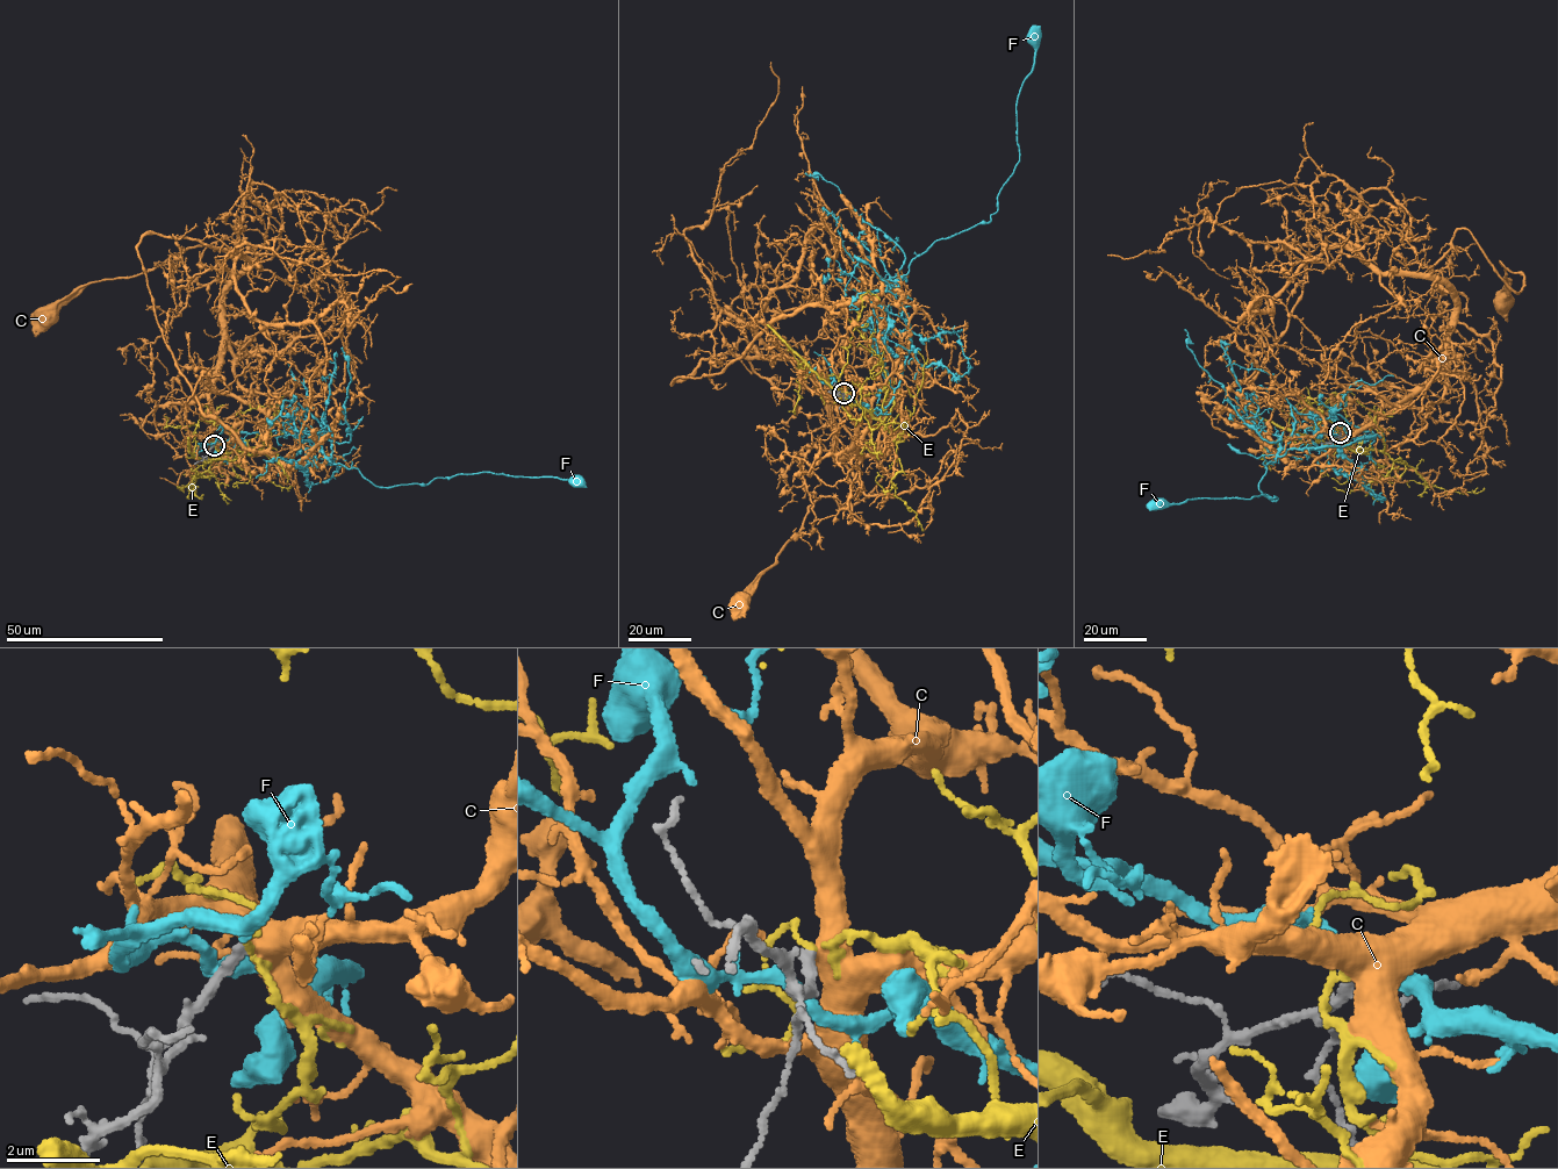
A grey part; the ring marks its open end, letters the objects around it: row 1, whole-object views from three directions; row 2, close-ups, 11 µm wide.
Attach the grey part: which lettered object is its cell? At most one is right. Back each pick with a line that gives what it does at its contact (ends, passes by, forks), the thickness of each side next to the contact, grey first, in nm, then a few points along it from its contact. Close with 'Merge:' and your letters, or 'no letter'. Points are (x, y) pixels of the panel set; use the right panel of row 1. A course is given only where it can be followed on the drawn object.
C: It passes by. Thickness 220 nm (grey) against 480 nm. Its course: (1340, 432), (1440, 372), (1455, 301), (1431, 267), (1454, 232), (1519, 293), (1523, 275), (1500, 260), (1506, 301)
Merge: C

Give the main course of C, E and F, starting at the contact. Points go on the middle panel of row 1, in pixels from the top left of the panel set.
C: (844, 394), (859, 459), (832, 456), (832, 404), (882, 477), (848, 507), (809, 506), (742, 603)
E: (844, 393), (851, 393), (855, 403), (804, 364), (797, 365), (819, 373), (832, 391), (858, 380)
F: (844, 395), (885, 408), (910, 344), (900, 278), (927, 248), (997, 210), (1019, 160), (1017, 99), (1034, 33)

